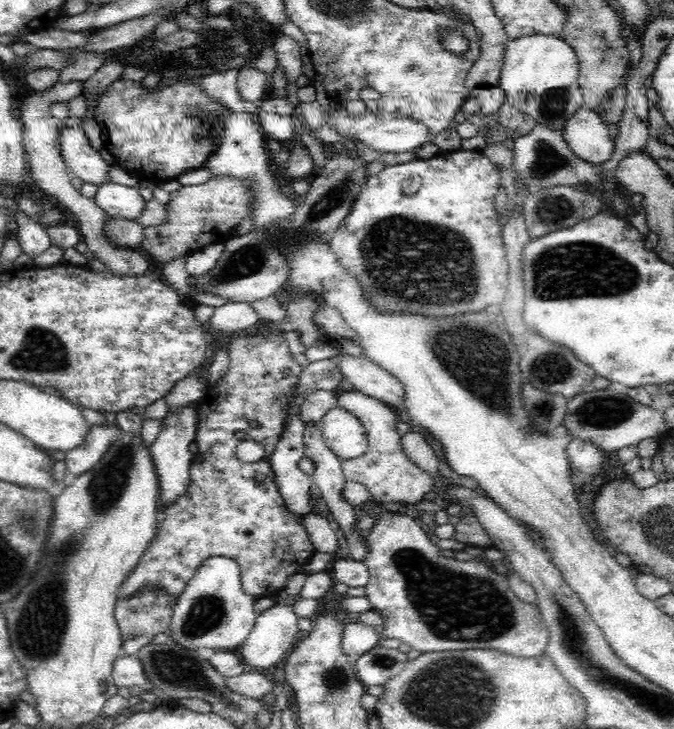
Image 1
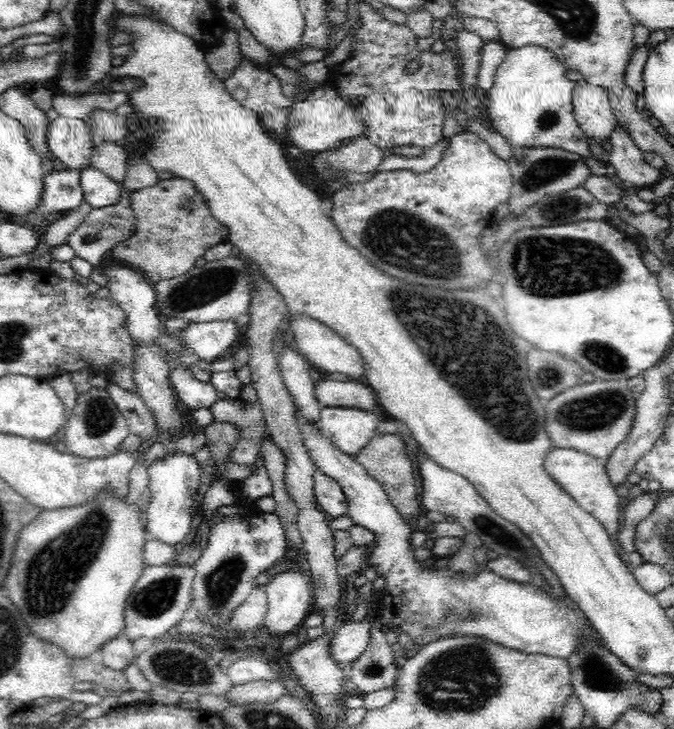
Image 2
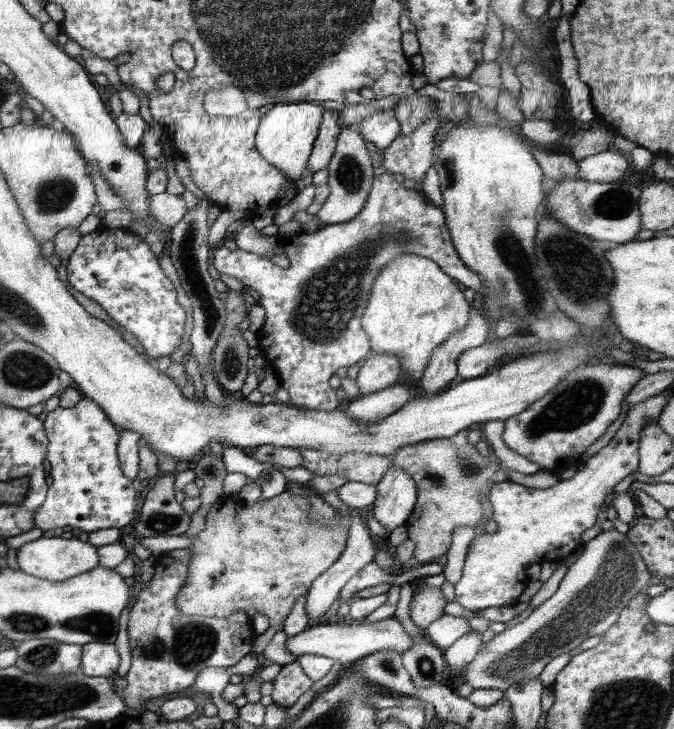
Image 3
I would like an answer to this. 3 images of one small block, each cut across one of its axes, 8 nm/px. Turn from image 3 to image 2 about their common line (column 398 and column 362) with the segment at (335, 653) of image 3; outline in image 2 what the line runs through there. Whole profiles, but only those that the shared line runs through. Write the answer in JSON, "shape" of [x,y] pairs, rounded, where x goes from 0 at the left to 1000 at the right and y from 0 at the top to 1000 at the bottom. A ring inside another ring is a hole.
{"shape":[[[516,853],[493,871],[490,879],[491,901],[506,912],[522,909],[543,892],[549,878],[549,857]]]}

